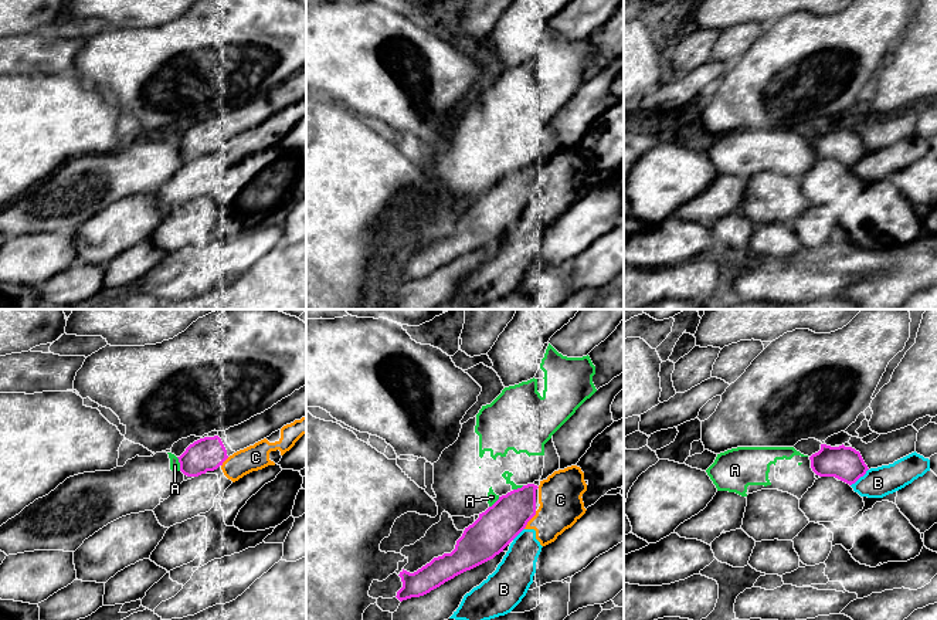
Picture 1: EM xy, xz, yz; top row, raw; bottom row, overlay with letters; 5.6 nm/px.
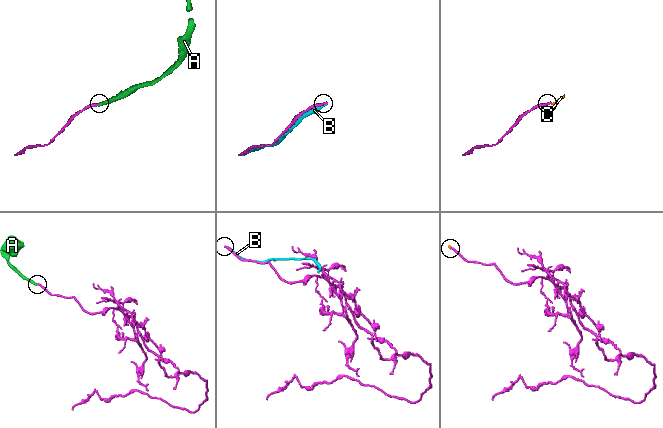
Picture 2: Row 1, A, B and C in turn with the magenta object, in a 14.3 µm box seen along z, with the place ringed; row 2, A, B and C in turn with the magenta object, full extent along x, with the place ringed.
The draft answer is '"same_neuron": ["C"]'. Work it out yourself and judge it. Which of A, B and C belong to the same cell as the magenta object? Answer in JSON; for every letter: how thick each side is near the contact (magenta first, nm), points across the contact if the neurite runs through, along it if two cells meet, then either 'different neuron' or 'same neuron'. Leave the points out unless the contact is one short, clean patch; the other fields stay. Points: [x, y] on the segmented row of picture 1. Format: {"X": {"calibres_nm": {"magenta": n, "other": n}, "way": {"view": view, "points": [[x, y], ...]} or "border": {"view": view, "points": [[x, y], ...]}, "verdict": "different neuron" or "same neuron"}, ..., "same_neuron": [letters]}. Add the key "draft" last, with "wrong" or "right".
{"A": {"calibres_nm": {"magenta": 190, "other": 60}, "border": {"view": "xy", "points": [[176, 457], [180, 470]]}, "verdict": "different neuron"}, "B": {"calibres_nm": {"magenta": 190, "other": 170}, "verdict": "different neuron"}, "C": {"calibres_nm": {"magenta": 240, "other": 240}, "verdict": "different neuron"}, "same_neuron": [], "draft": "wrong"}

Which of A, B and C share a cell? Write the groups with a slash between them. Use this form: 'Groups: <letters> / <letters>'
Groups: A / B C

